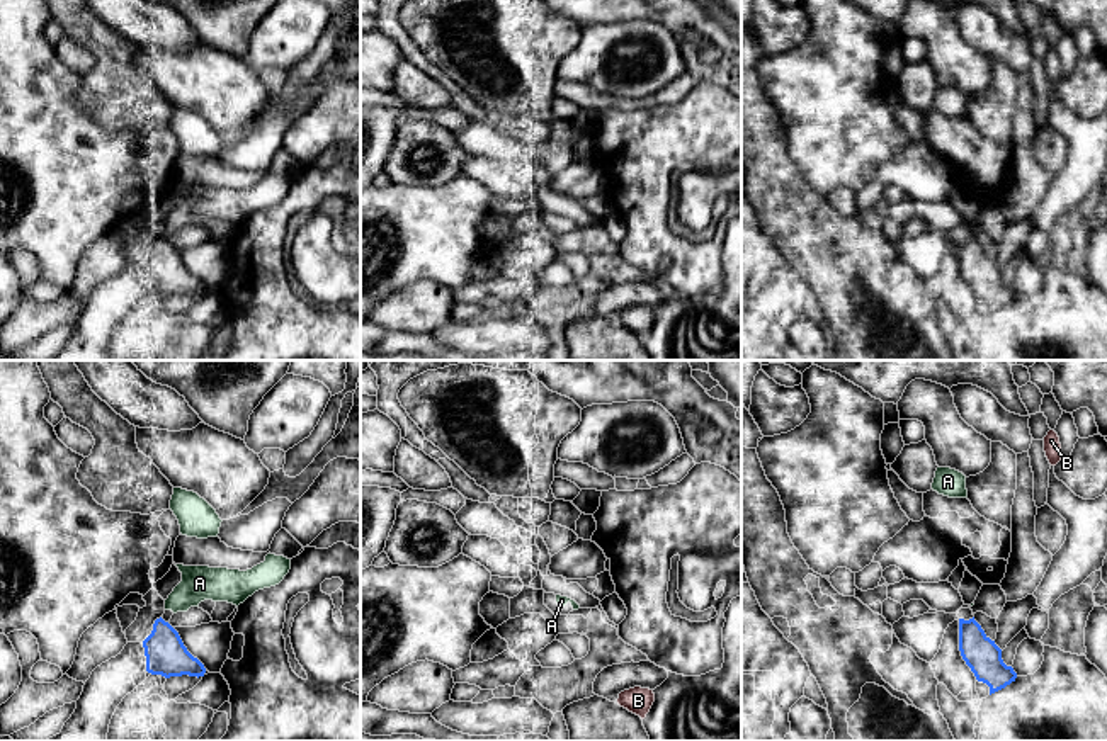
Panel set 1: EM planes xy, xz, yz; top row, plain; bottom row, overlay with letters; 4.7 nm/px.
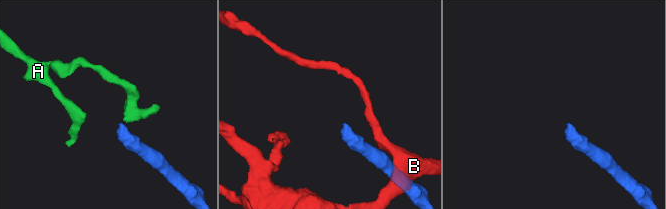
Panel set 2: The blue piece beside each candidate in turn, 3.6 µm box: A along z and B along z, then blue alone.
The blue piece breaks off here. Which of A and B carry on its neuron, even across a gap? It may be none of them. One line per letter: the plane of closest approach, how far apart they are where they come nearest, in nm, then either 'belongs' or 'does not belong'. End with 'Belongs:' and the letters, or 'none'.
A: nearest in xy; 50 nm apart; does not belong
B: nearest in yz; 800 nm apart; does not belong
Belongs: none

